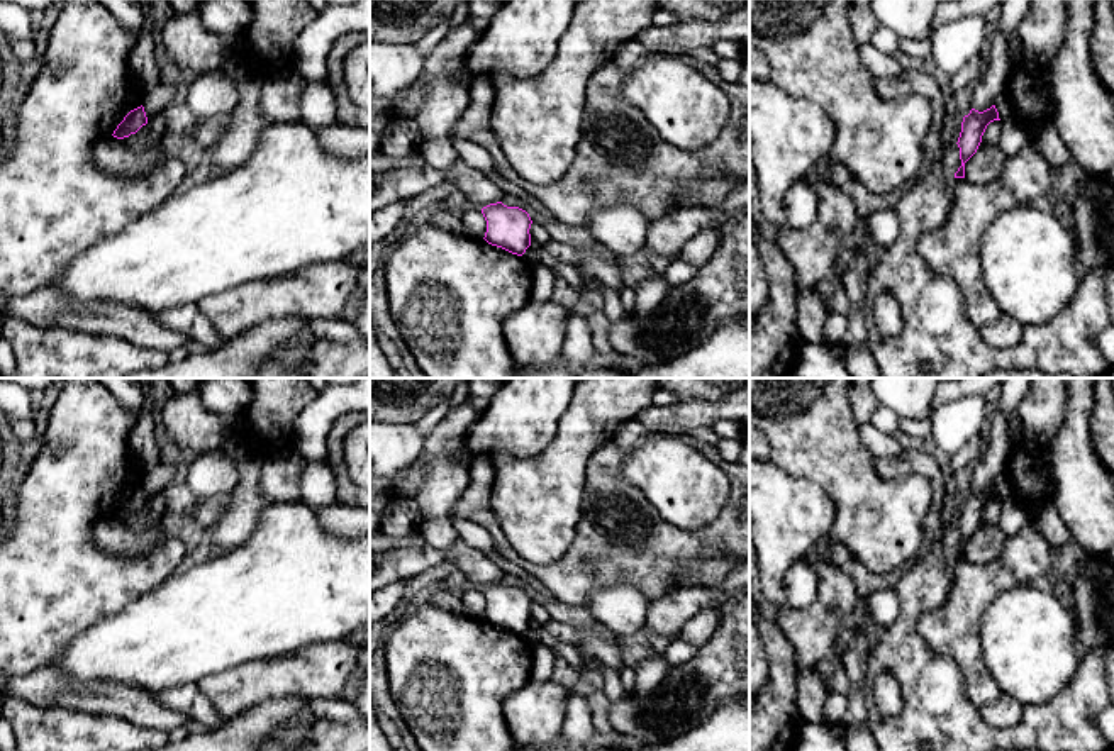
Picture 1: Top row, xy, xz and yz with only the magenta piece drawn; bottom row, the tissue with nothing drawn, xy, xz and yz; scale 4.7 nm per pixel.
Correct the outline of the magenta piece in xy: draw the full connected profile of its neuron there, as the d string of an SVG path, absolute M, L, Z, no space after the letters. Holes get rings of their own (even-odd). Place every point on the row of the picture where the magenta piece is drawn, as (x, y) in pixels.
M141 105L131 110L124 117L124 120L117 125L112 136L117 139L129 137L131 134L136 134L146 124L148 124L148 117L146 117L144 107Z

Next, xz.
M502 202L482 209L487 220L485 241L512 254L522 256L531 246L531 217L519 207L507 207Z

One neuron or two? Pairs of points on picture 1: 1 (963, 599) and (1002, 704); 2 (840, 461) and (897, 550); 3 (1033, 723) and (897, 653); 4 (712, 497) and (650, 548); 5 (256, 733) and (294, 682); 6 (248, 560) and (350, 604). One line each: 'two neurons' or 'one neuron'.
1: two neurons
2: one neuron
3: one neuron
4: two neurons
5: two neurons
6: one neuron

